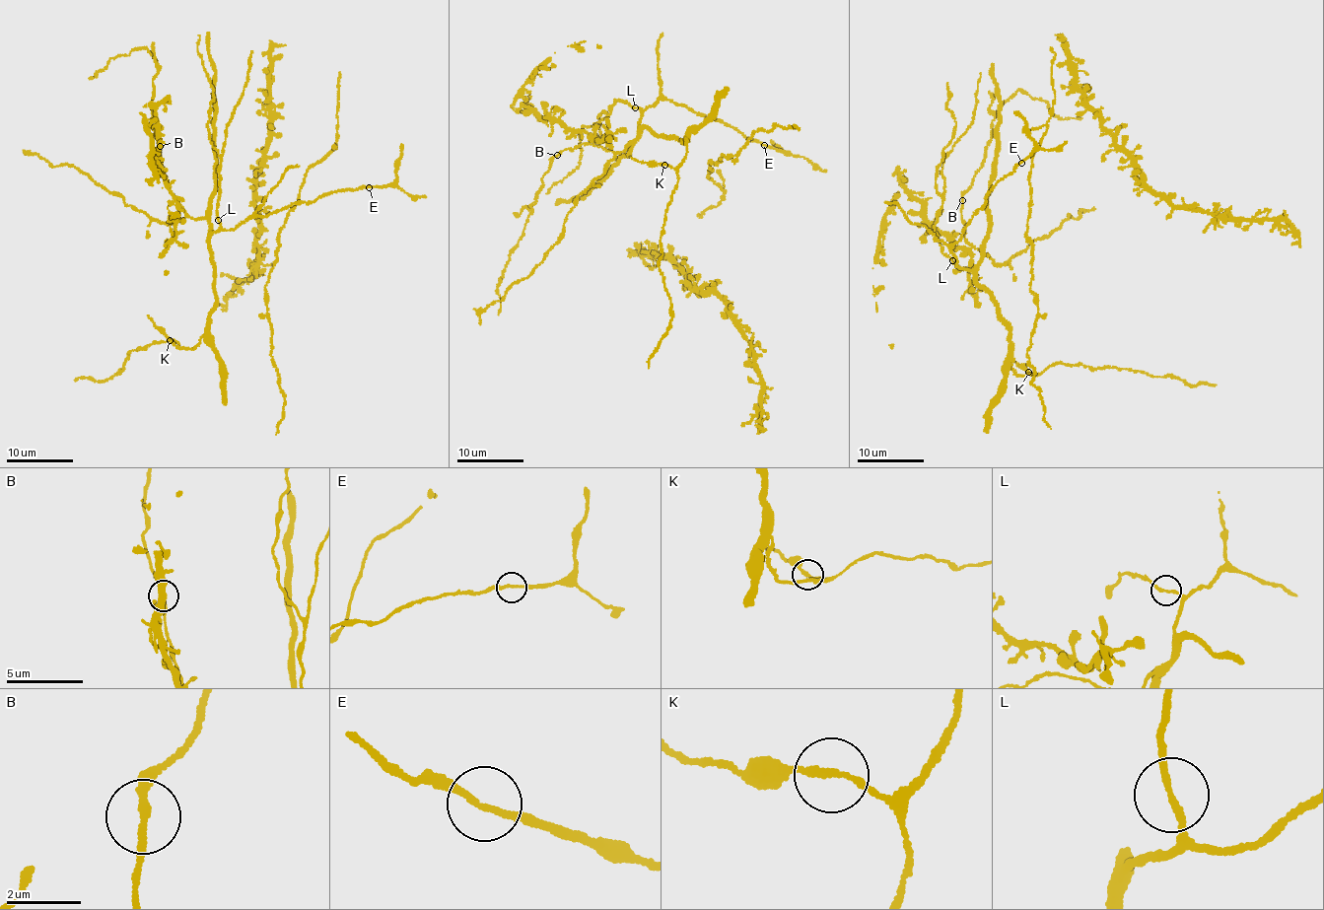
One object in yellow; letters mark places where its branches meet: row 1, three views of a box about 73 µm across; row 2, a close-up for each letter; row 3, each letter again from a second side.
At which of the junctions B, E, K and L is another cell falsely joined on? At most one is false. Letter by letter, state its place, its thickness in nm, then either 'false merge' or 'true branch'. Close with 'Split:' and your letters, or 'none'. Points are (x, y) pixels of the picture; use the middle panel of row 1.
B: at (557, 155); 160 nm thick; true branch
E: at (764, 145); 160 nm thick; true branch
K: at (664, 165); 160 nm thick; true branch
L: at (635, 107); 160 nm thick; true branch
Split: none

